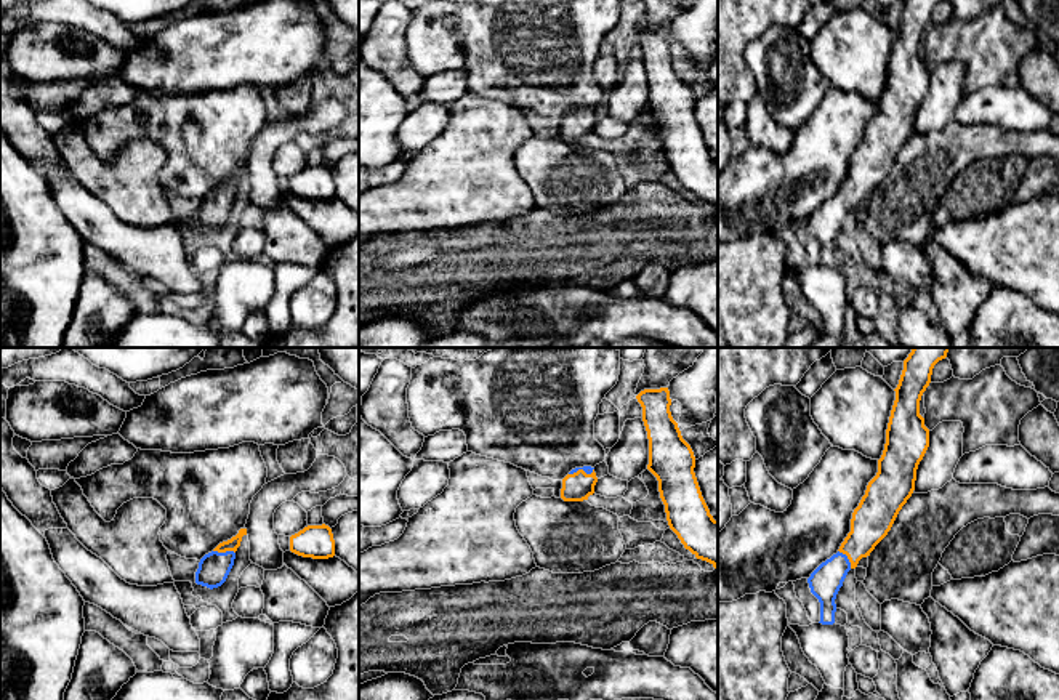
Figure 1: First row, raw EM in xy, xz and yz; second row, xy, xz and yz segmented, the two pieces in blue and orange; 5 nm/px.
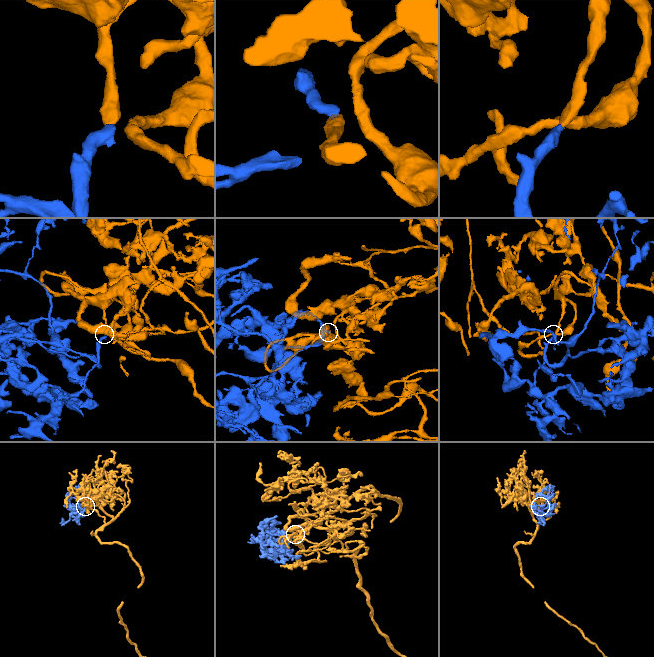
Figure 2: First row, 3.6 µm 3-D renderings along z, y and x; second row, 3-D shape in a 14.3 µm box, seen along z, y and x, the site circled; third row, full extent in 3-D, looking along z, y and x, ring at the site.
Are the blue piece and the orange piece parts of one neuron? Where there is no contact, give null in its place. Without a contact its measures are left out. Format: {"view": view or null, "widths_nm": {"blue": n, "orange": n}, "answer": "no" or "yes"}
{"view": "xy", "widths_nm": {"blue": 160, "orange": 60}, "answer": "yes"}

